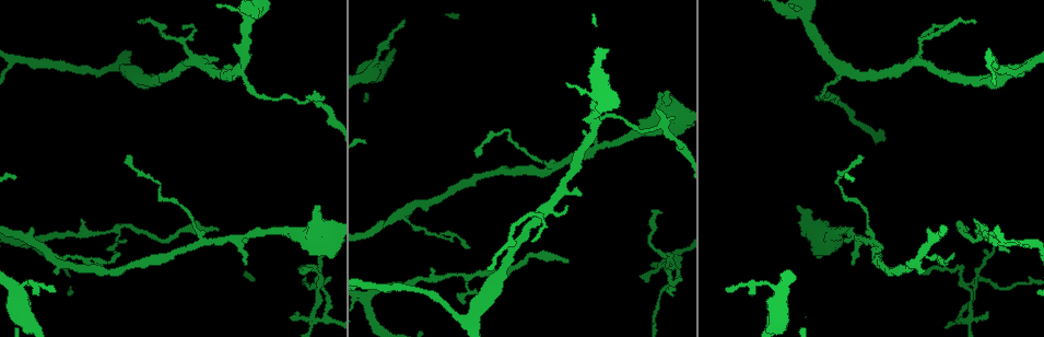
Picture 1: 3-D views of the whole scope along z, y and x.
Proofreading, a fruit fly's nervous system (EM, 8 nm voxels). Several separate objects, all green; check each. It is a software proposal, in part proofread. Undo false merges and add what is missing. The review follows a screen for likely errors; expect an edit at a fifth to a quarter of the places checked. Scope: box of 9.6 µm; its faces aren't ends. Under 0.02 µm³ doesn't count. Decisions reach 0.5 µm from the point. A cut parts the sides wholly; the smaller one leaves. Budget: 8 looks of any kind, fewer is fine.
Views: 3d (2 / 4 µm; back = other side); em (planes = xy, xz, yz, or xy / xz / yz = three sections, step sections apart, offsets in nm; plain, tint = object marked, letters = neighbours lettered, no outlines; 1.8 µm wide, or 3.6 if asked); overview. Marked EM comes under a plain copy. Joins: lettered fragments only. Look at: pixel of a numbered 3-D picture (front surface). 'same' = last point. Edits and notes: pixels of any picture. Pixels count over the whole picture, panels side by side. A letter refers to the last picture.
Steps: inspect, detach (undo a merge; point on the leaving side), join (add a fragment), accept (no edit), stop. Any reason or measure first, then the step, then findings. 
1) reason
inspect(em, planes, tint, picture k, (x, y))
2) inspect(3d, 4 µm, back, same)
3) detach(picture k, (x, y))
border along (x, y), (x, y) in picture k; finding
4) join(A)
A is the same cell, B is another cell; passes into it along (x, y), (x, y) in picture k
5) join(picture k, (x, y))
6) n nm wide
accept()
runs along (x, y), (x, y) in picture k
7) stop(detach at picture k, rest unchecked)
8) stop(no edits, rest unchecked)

thin end
inspect(3d, 2 µm, back, picture 1, (658, 111))

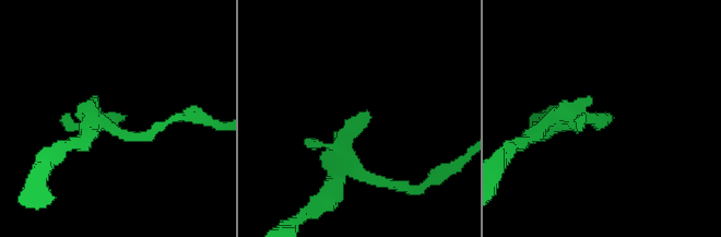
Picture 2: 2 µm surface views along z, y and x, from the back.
inspect(em, planes, letters, picture 2, (368, 122))

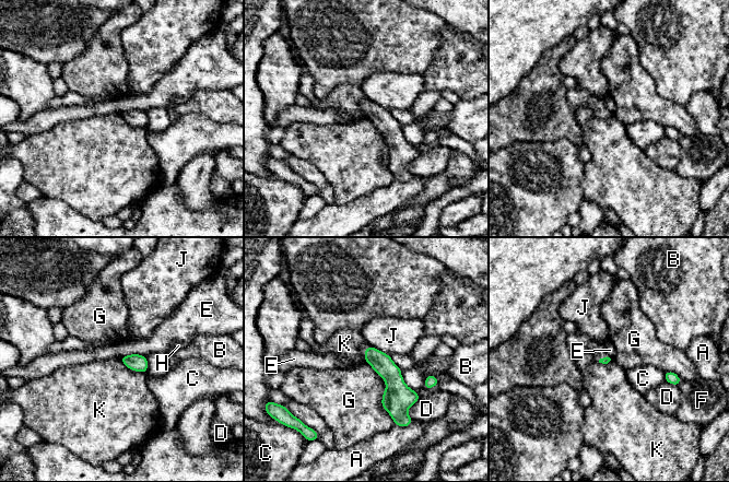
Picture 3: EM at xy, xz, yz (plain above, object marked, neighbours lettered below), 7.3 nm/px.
detach(picture 3, (401, 397))
A, B, C, D, E, F, G, H, J and K are other cells; the part that leaves runs along (369, 349), (392, 376), (400, 415) in picture 3; two cells meet here

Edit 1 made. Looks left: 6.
see it whole again
inspect(overview)

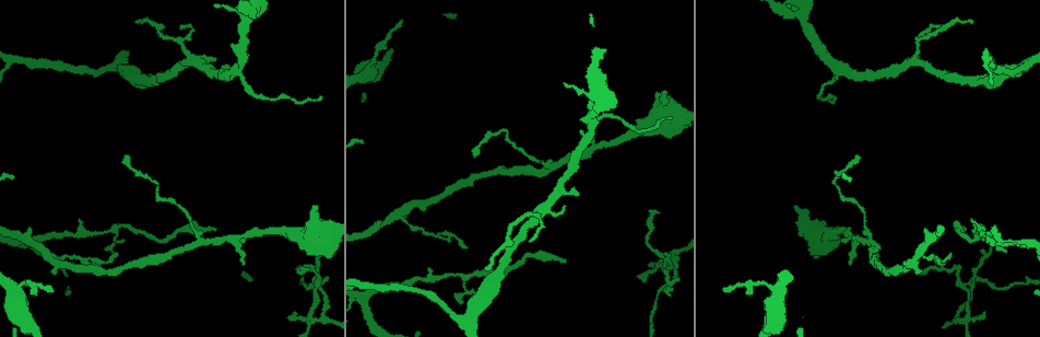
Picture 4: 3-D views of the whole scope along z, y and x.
free end
inspect(em, planes, letters, picture 4, (564, 260))

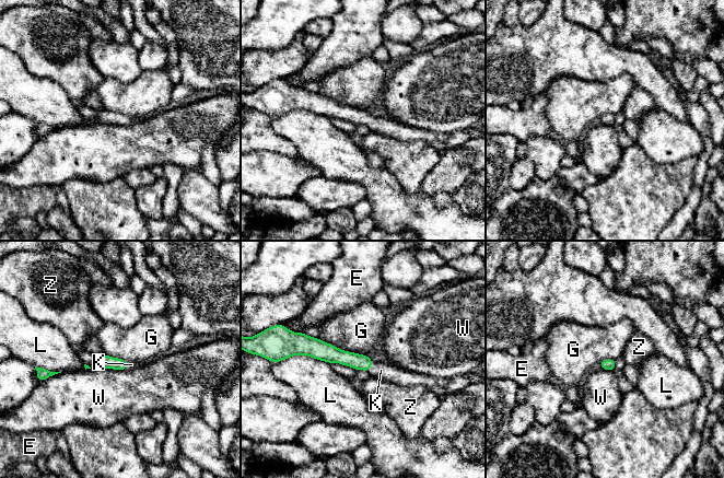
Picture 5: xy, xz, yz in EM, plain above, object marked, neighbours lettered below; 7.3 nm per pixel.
join(K)
K is the same cell, E, G, L, W and Z are other cells; passes into it along (353, 360), (370, 366), (381, 370) in picture 5; it goes on there

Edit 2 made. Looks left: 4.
thick turns thin
inspect(em, xz, step 8, tint, picture 4, (770, 323))

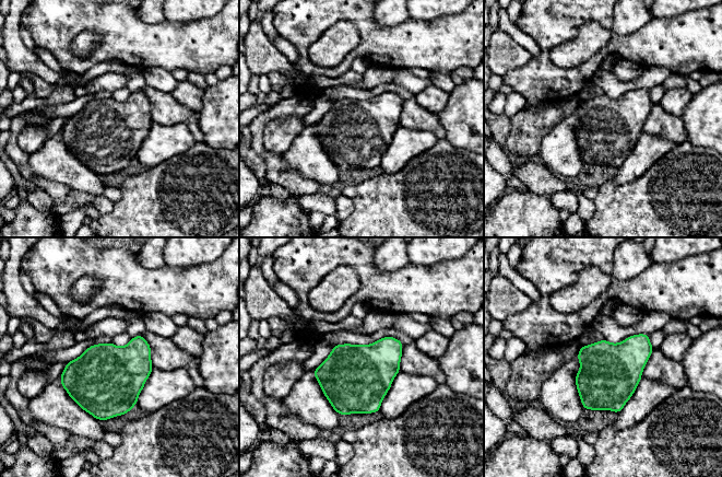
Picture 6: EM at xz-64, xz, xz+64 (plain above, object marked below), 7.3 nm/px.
cut it another way
inspect(em, planes, letters, same)

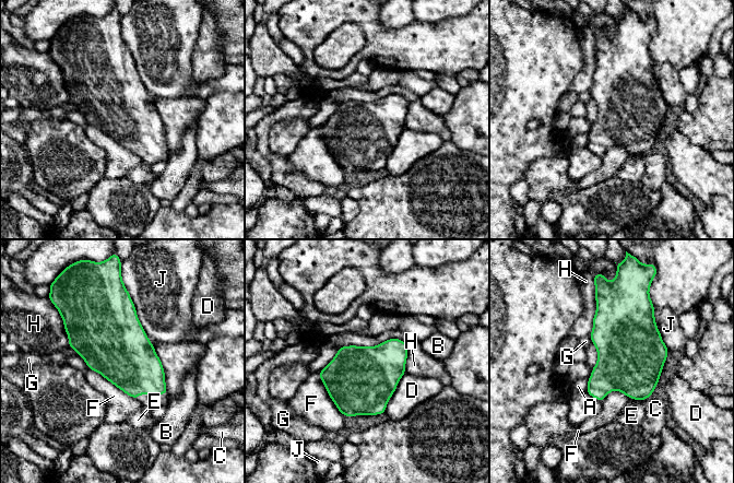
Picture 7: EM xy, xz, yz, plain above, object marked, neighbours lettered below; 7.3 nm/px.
accept()
A, B, C, D, E, F, G, H and J are other cells; border along (68, 345), (79, 354) in picture 7; all the same cell

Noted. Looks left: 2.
stop(detach at picture 3, join at picture 5, rest unchecked)

